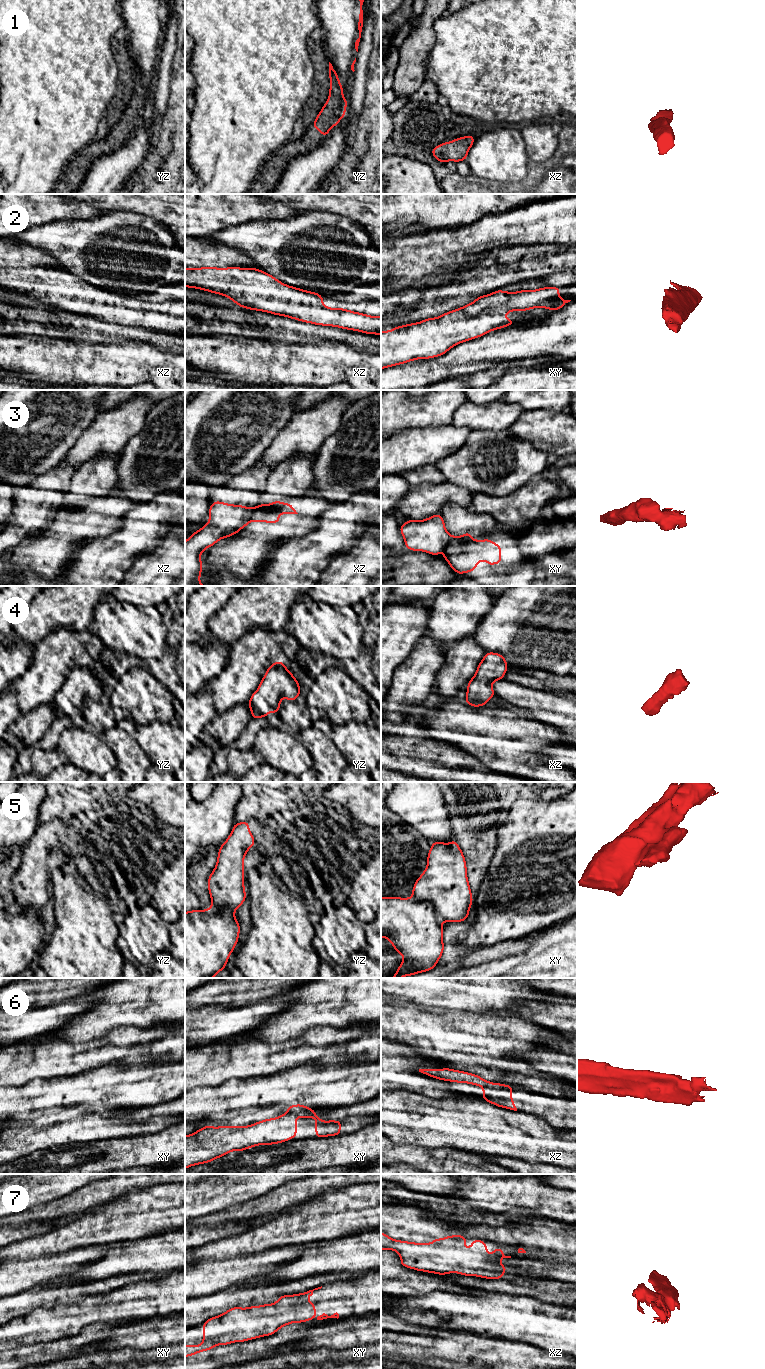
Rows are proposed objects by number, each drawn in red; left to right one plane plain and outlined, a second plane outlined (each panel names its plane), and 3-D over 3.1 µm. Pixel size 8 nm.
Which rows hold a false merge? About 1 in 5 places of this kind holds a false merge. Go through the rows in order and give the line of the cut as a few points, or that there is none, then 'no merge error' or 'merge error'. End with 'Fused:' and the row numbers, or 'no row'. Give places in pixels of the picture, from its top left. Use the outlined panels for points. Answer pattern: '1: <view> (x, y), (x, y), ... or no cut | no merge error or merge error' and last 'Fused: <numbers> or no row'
1: no cut | no merge error
2: no cut | no merge error
3: xz (254, 508), (249, 521) | merge error
4: no cut | no merge error
5: xy (412, 896), (417, 900), (428, 901), (441, 921) | merge error
6: no cut | no merge error
7: no cut | no merge error
Fused: 3, 5

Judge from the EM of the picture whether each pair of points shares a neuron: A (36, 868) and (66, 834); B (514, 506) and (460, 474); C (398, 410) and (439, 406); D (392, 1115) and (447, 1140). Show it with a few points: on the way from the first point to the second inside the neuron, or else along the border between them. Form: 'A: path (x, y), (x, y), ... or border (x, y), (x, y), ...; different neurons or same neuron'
A: path (36, 858), (56, 836); same neuron
B: border (518, 488), (504, 496), (480, 493), (473, 495); different neurons
C: path (408, 410), (416, 410), (420, 406), (429, 406); same neuron
D: path (406, 1117), (429, 1122), (433, 1126); same neuron

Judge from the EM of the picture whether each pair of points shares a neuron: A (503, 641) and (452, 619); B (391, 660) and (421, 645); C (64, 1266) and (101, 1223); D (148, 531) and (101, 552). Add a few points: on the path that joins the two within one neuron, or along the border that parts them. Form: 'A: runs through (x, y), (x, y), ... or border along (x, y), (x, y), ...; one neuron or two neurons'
A: border along (490, 610), (481, 620), (473, 635); two neurons
B: border along (425, 633), (413, 648); two neurons
C: border along (102, 1244), (72, 1248), (58, 1253); two neurons
D: runs through (136, 531), (113, 552); one neuron

